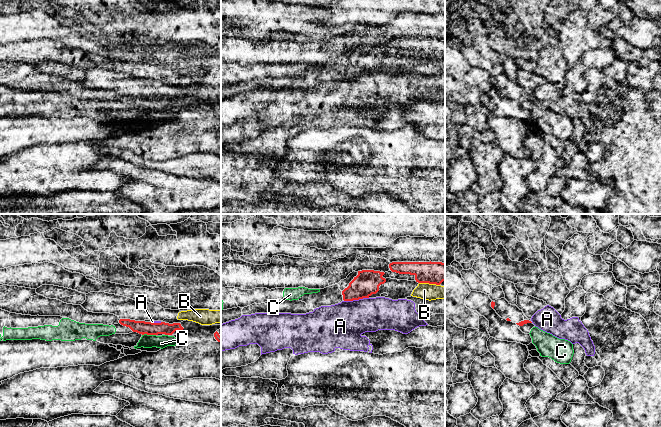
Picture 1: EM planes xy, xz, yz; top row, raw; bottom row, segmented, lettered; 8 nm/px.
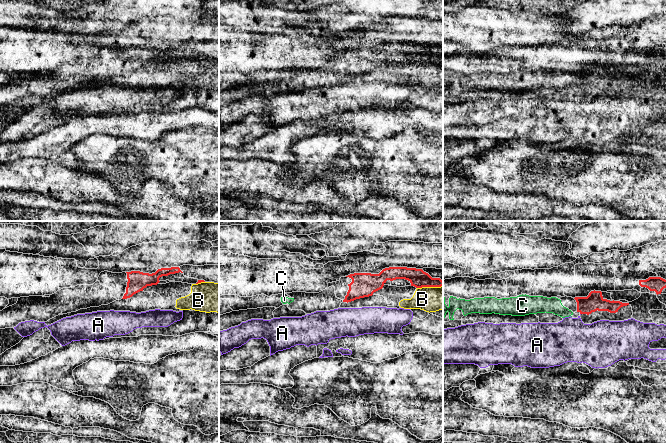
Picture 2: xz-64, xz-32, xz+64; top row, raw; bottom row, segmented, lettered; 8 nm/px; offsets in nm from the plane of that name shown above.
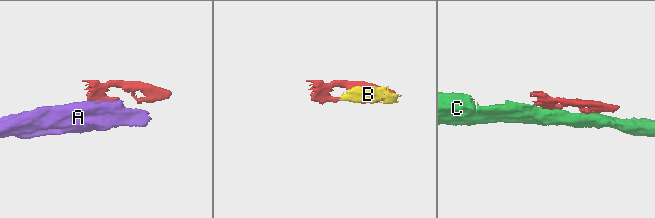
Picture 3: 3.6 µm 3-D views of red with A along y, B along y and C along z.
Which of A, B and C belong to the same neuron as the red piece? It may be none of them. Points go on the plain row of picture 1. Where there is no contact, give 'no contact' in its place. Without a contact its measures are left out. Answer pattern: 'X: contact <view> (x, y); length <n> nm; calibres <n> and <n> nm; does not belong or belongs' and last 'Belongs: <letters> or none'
A: contact xz (356, 75); length 200 nm; calibres 200 and 360 nm; does not belong
B: contact xz (429, 59); length 170 nm; calibres 180 and 130 nm; does not belong
C: contact xy (148, 110); length 110 nm; calibres 110 and 110 nm; does not belong
Belongs: none

